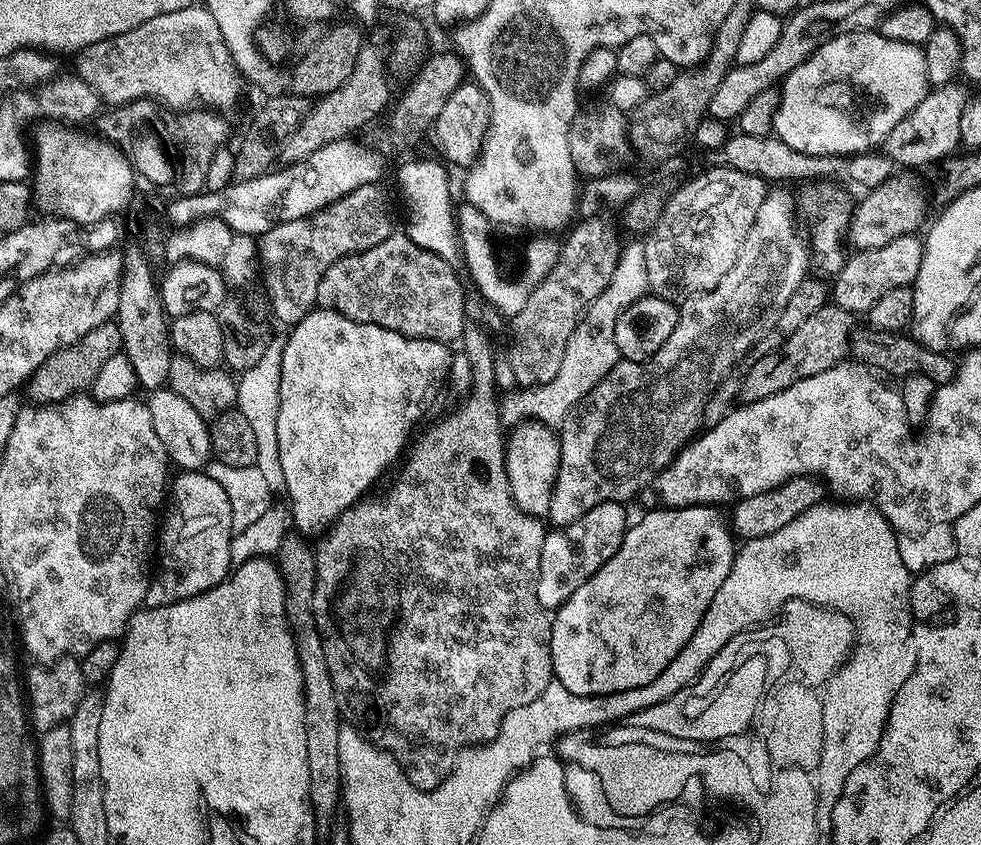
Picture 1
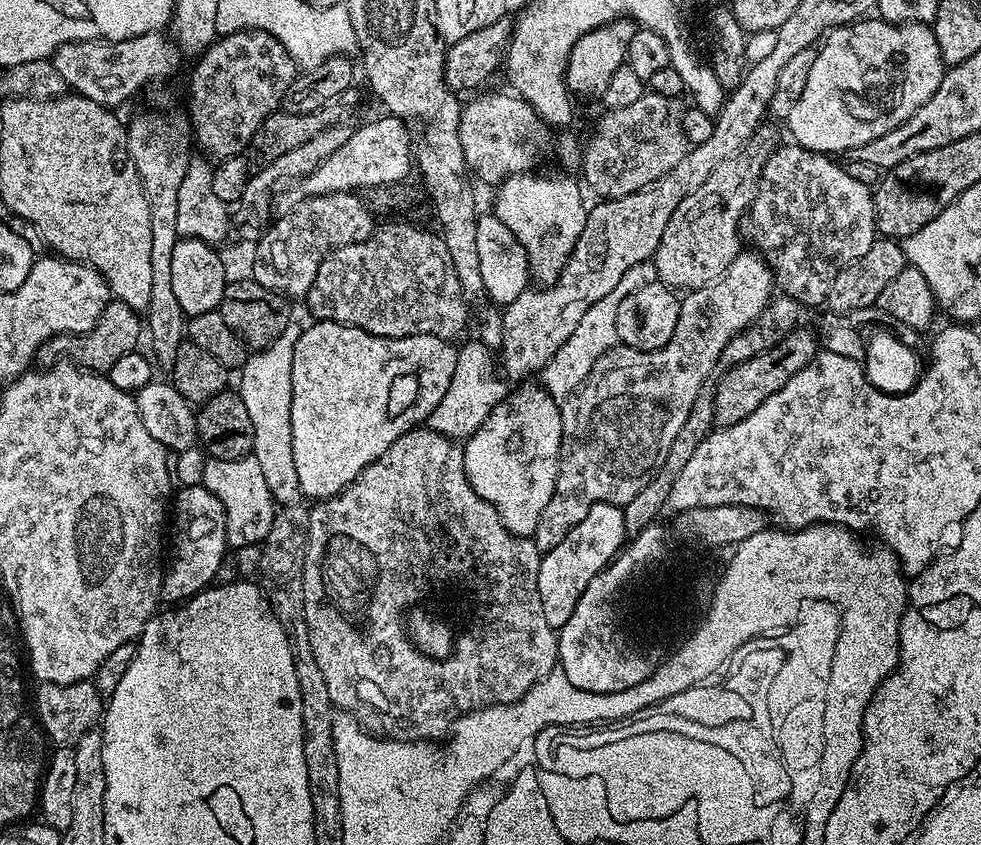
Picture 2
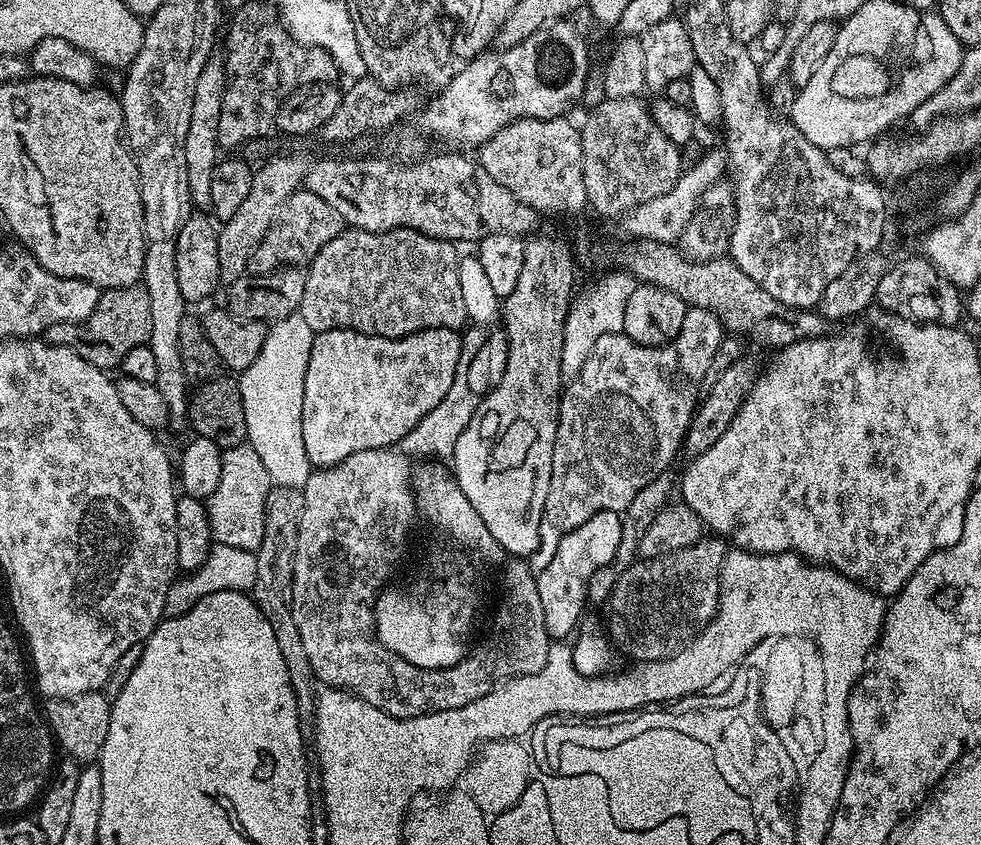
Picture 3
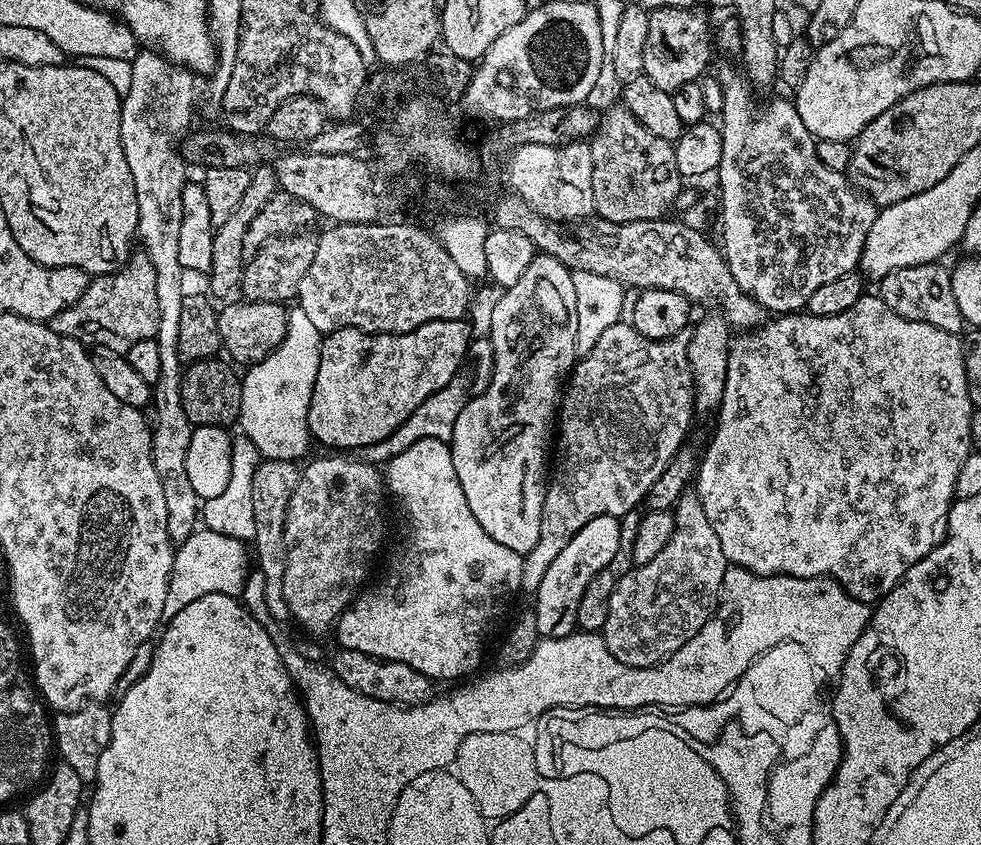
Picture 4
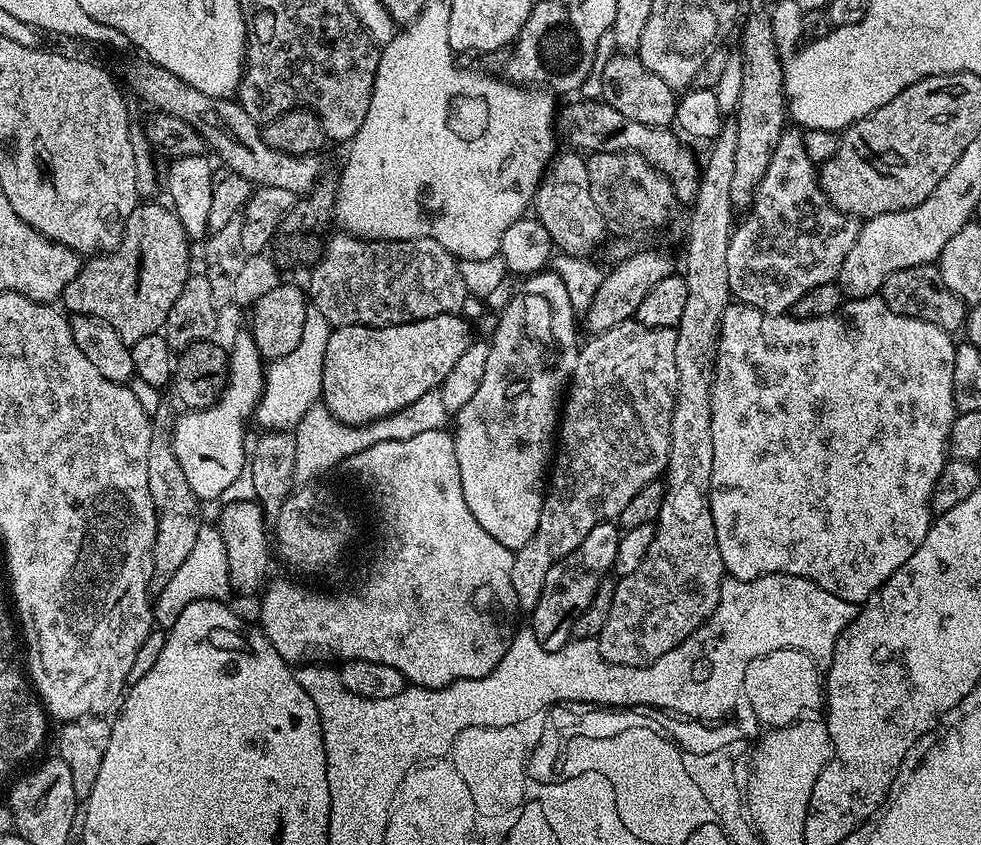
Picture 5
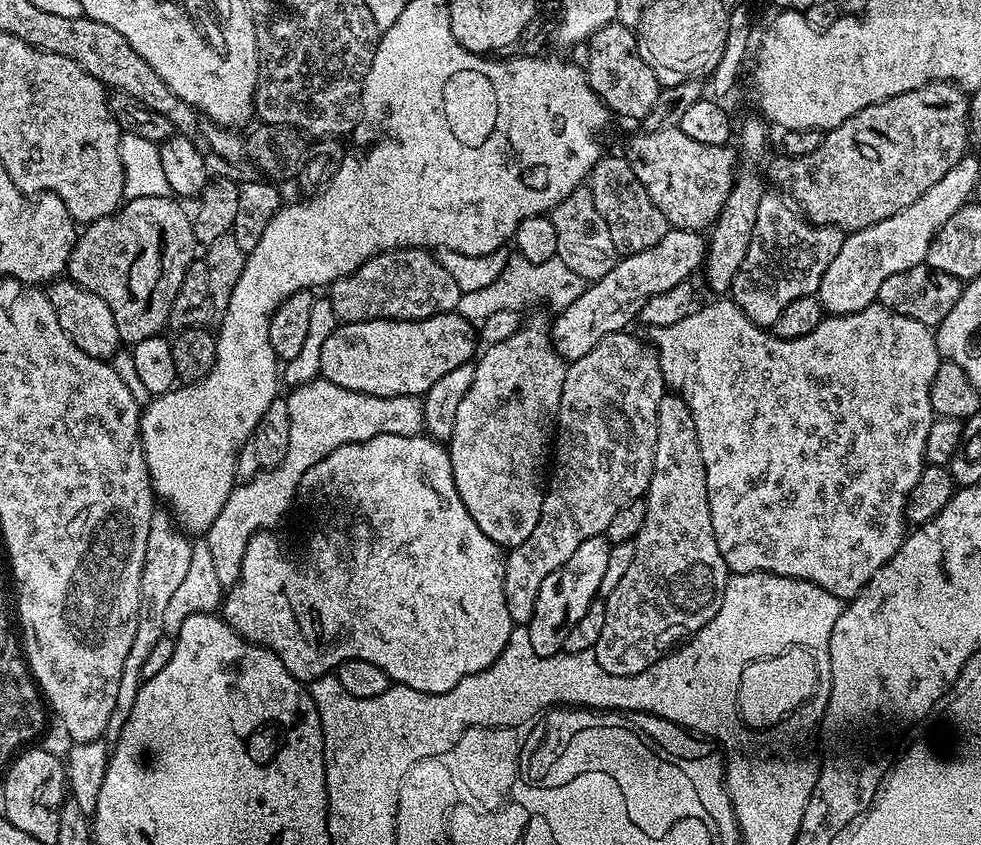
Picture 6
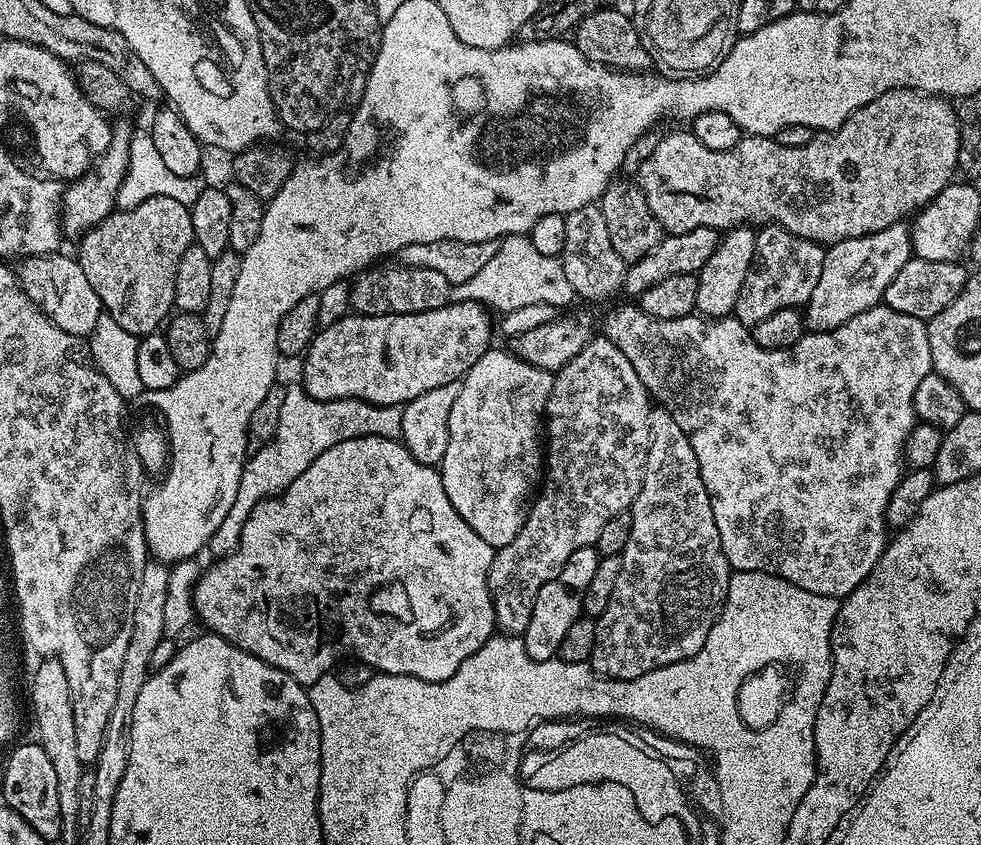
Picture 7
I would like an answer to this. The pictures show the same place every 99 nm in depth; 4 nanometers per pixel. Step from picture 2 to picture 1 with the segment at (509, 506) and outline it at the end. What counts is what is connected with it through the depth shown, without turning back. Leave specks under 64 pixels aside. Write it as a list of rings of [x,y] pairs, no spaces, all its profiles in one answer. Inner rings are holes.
[[[530,420],[515,425],[507,433],[504,469],[508,475],[514,502],[526,514],[537,518],[547,517],[559,465],[560,437],[549,425],[539,420]]]

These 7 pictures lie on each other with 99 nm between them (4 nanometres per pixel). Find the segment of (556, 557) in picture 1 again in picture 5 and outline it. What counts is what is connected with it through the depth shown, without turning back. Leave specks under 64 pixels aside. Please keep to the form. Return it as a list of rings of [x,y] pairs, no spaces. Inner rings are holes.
[[[605,522],[594,526],[594,530],[590,530],[590,534],[582,538],[582,542],[578,542],[575,550],[566,554],[566,558],[558,561],[550,574],[546,574],[542,598],[538,598],[538,606],[530,612],[532,632],[546,650],[558,650],[572,639],[572,627],[578,614],[582,614],[582,610],[590,606],[598,586],[613,571],[621,535],[621,529],[615,523]]]

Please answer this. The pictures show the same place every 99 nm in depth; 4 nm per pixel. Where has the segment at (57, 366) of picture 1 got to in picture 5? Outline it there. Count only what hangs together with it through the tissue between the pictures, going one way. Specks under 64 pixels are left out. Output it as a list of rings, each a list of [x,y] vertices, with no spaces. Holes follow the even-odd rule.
[[[137,203],[130,218],[126,218],[120,245],[110,253],[97,254],[81,263],[80,273],[64,291],[63,311],[72,316],[93,316],[95,320],[105,320],[114,326],[114,330],[118,330],[118,334],[129,346],[138,342],[138,338],[157,335],[164,327],[166,314],[170,314],[170,306],[174,306],[174,298],[182,294],[184,284],[188,281],[188,247],[188,235],[182,230],[182,222],[178,222],[171,207]]]

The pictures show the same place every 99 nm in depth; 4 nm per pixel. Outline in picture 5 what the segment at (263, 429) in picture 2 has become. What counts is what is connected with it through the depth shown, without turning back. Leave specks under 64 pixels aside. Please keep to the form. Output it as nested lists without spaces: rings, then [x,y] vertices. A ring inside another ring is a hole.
[[[310,306],[306,310],[306,323],[304,323],[302,338],[298,342],[298,347],[292,353],[286,354],[286,358],[278,358],[267,365],[264,374],[264,389],[260,395],[260,401],[256,404],[256,411],[254,413],[255,423],[260,423],[261,429],[295,429],[297,422],[302,418],[302,414],[306,414],[306,410],[310,410],[313,404],[321,399],[322,370],[326,362],[326,342],[330,342],[332,330],[332,325],[326,322],[326,318],[322,318],[322,314],[318,314],[316,308]]]

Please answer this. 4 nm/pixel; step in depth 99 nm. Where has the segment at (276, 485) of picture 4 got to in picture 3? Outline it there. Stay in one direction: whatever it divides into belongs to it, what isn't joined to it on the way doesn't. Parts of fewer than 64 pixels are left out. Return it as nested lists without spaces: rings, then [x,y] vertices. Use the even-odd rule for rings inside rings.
[[[272,486],[265,500],[265,529],[263,531],[262,544],[255,551],[257,558],[257,578],[251,588],[252,601],[262,610],[266,622],[274,626],[274,638],[278,641],[278,650],[282,650],[282,658],[286,658],[286,674],[290,674],[290,686],[294,690],[296,704],[300,708],[300,723],[308,726],[313,723],[316,710],[316,689],[318,681],[312,675],[310,658],[306,658],[306,650],[302,646],[302,634],[298,634],[298,626],[294,626],[294,614],[292,613],[292,575],[294,574],[294,550],[298,542],[298,522],[302,514],[303,491],[298,488],[278,488]]]

